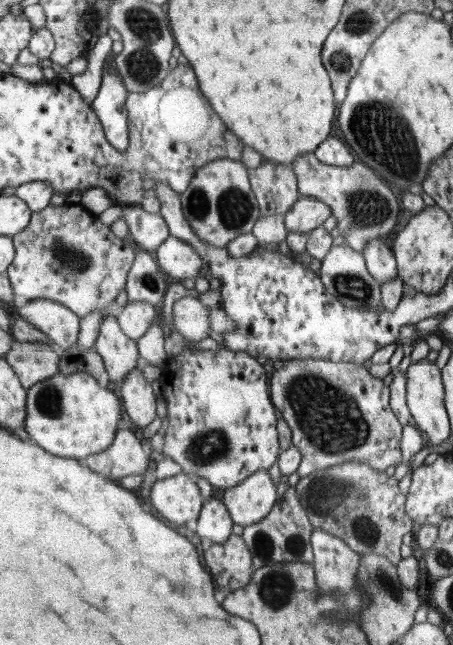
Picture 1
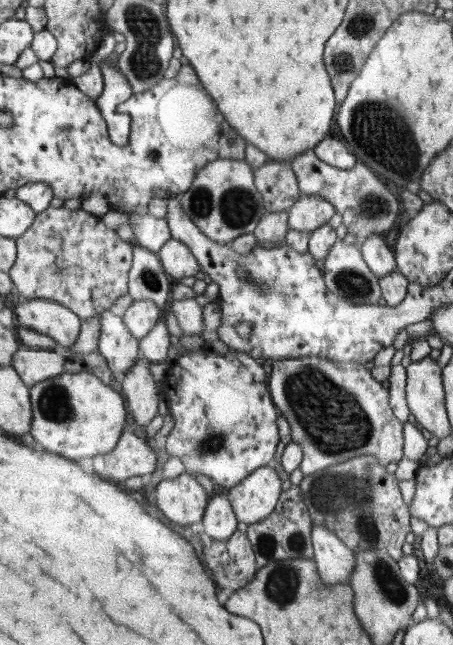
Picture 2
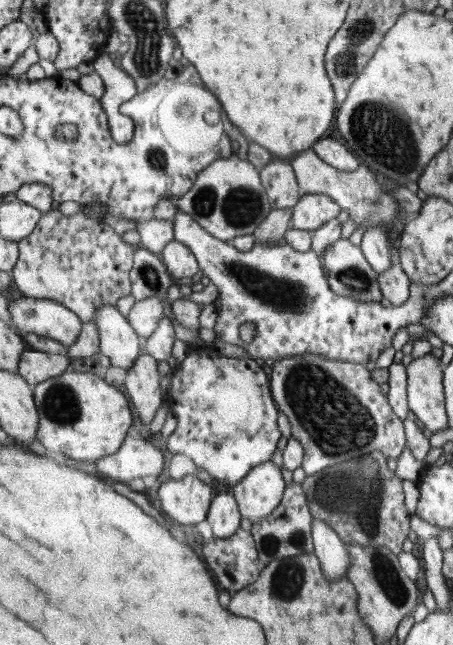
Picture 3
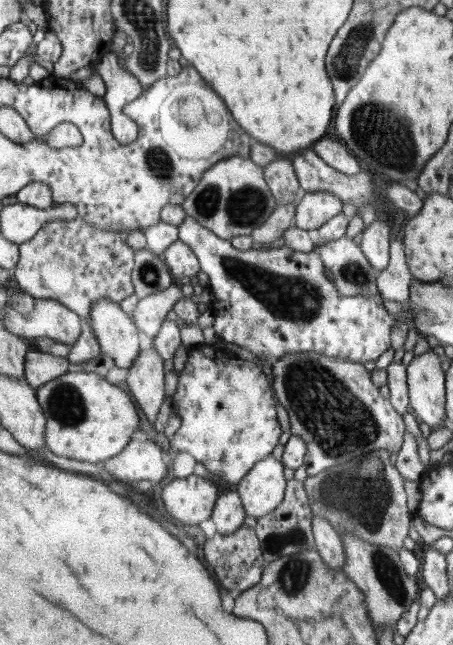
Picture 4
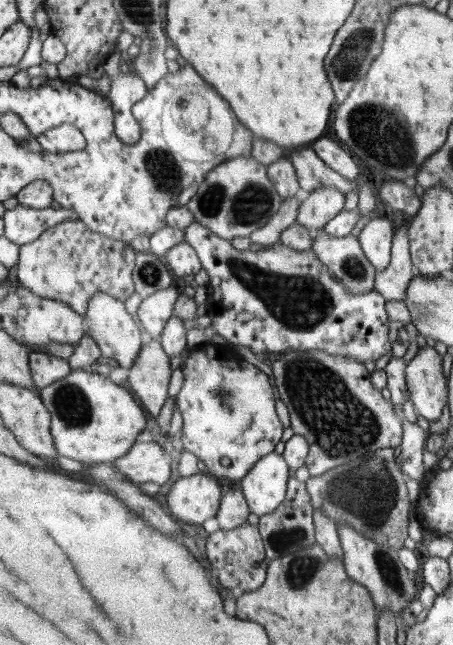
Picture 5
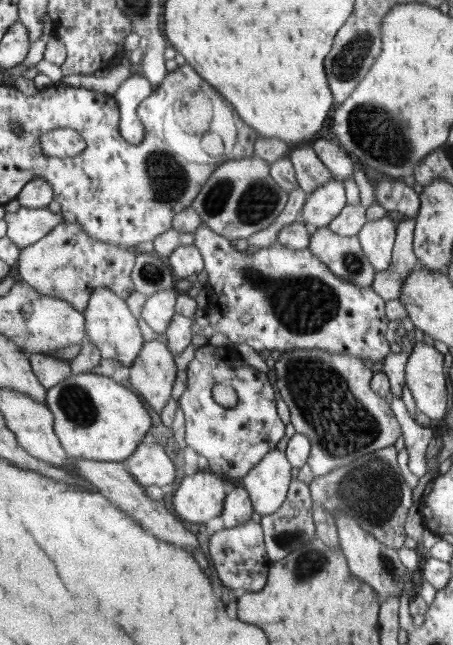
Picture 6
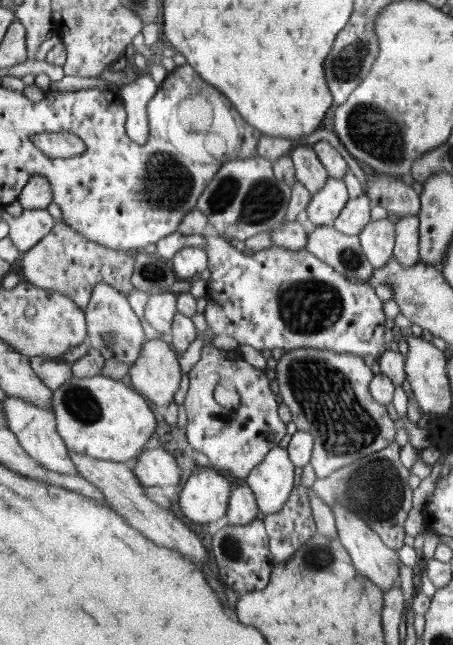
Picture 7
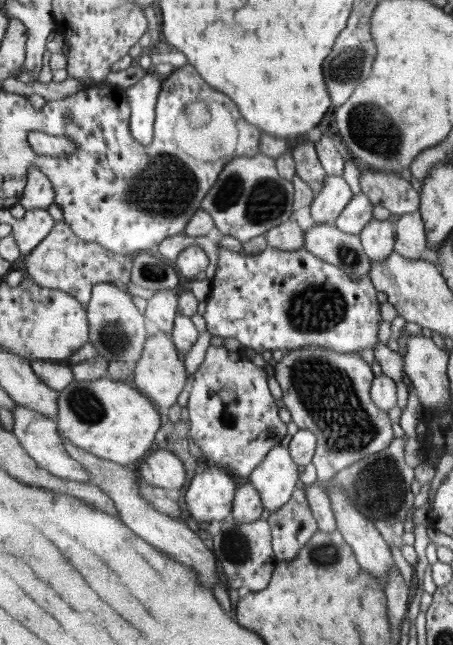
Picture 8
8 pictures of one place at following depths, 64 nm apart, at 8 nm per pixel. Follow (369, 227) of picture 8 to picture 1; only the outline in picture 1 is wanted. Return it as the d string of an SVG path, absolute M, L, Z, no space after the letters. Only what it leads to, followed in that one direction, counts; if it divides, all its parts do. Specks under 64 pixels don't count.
M372 240L362 252L366 266L380 284L397 276L397 262L393 250L380 240Z

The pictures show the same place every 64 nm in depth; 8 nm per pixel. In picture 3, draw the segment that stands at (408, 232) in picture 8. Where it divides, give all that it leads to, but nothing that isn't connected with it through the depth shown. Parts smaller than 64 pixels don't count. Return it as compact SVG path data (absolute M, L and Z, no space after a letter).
M391 247L392 266L378 275L379 288L393 306L404 304L409 297L411 280L400 262L399 248Z

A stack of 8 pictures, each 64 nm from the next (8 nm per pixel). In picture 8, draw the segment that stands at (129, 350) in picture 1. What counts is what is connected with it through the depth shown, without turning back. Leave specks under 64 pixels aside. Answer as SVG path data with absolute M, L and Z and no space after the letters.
M112 283L95 284L88 302L88 316L91 320L91 341L97 348L97 354L111 360L122 360L122 352L126 352L126 346L134 344L136 336L144 336L146 340L146 322L136 304L132 302L132 296L124 290L118 290L118 286Z

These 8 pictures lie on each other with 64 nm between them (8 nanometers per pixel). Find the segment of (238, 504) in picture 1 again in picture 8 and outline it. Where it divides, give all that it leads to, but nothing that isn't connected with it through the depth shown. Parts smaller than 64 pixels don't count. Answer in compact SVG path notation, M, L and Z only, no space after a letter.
M272 448L248 479L259 490L264 510L276 512L291 500L295 492L298 466L289 448Z

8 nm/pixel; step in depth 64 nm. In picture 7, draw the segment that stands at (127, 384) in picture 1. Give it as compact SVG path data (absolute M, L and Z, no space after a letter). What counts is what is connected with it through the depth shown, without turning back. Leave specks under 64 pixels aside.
M166 335L148 340L136 364L129 367L136 392L143 393L156 406L168 406L174 402L182 378L178 358L170 350L169 342Z

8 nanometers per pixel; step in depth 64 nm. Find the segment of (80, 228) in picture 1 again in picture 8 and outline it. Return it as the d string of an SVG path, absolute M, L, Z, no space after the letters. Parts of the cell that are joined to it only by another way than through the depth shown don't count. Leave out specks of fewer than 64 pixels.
M62 220L57 221L48 236L28 254L25 266L26 274L36 284L44 288L70 293L86 304L91 299L95 284L128 284L132 259L131 255L120 255L112 252L111 249L105 249L100 244L76 237L71 225Z

